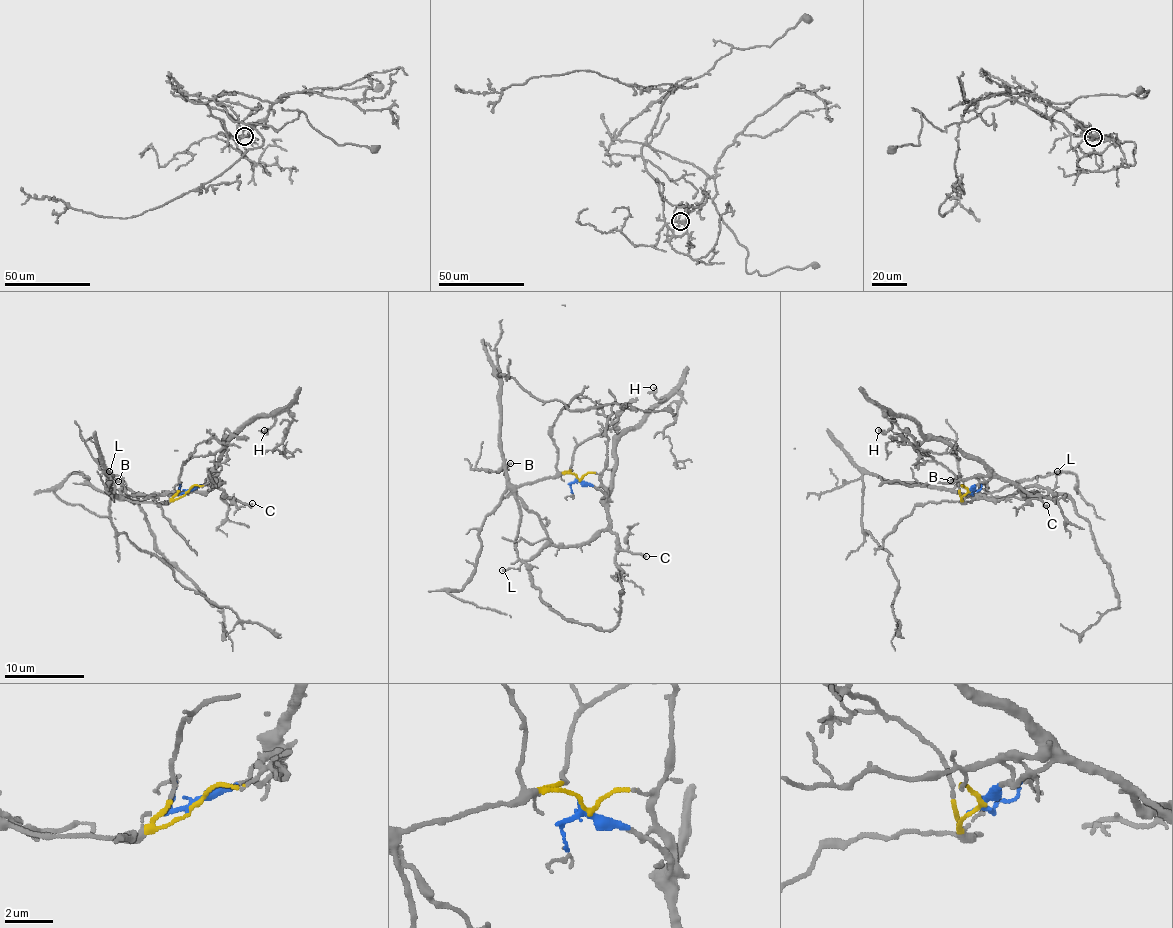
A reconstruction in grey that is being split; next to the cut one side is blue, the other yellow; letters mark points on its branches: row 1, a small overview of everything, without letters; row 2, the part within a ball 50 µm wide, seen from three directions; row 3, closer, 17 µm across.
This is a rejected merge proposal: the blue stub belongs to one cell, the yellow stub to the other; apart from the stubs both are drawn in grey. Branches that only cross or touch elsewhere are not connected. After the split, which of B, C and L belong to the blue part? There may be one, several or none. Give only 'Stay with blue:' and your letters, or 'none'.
Stay with blue: C

